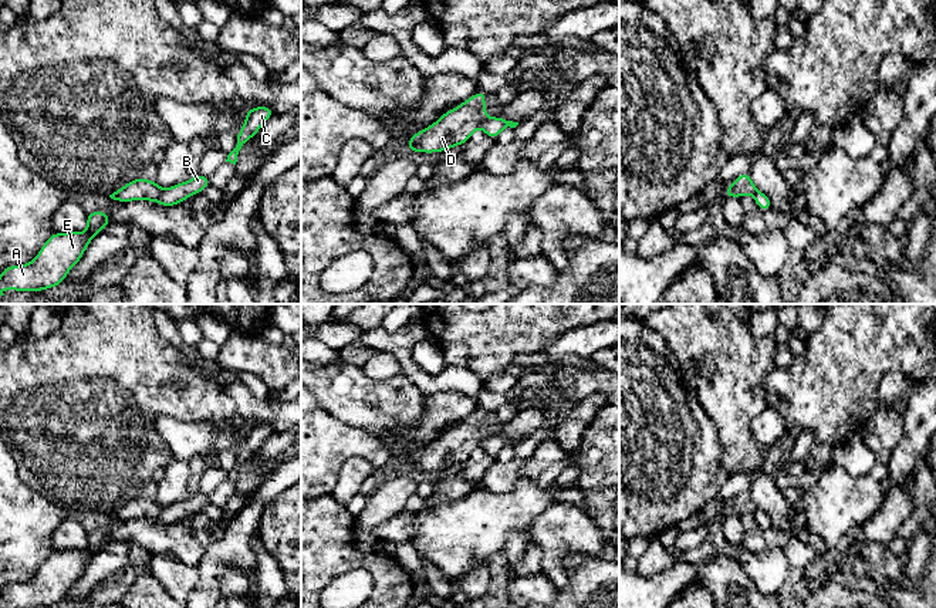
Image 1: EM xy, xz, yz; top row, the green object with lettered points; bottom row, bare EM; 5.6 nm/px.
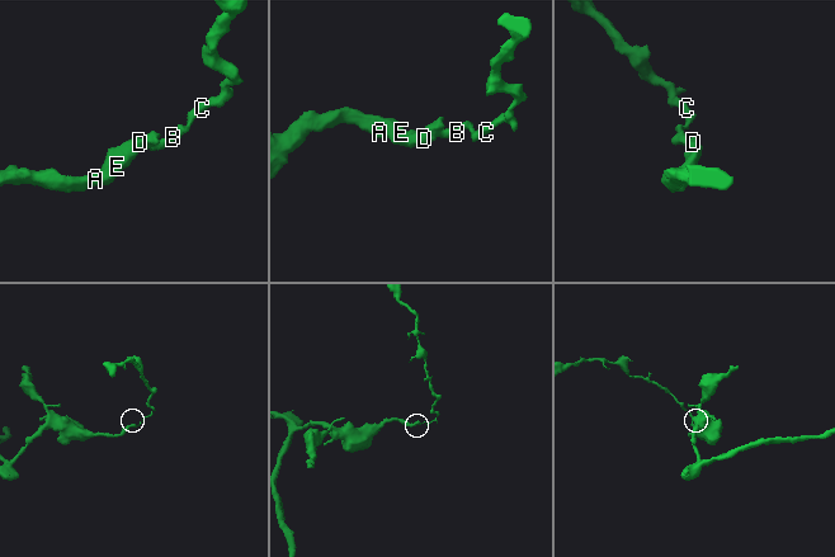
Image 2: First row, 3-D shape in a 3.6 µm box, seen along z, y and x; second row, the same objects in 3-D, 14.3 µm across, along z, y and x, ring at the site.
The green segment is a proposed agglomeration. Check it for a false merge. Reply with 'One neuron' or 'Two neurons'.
Two neurons

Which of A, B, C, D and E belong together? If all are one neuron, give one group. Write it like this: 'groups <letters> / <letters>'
groups A D E / B C

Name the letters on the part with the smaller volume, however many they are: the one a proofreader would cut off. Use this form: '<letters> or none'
B, C

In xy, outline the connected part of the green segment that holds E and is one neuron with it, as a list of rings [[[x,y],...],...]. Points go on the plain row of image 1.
[[[104,528],[87,531],[87,538],[85,551],[53,551],[28,582],[6,585],[0,591],[0,608],[48,608],[64,601],[89,560],[111,541]]]

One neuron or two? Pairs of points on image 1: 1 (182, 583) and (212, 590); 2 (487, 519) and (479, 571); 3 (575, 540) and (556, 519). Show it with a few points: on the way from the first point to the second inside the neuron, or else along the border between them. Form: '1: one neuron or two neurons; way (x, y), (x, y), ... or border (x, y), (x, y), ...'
1: two neurons; border (198, 567), (198, 584), (189, 593)
2: two neurons; border (487, 564), (477, 563), (458, 578)
3: one neuron; way (573, 534), (561, 524)

